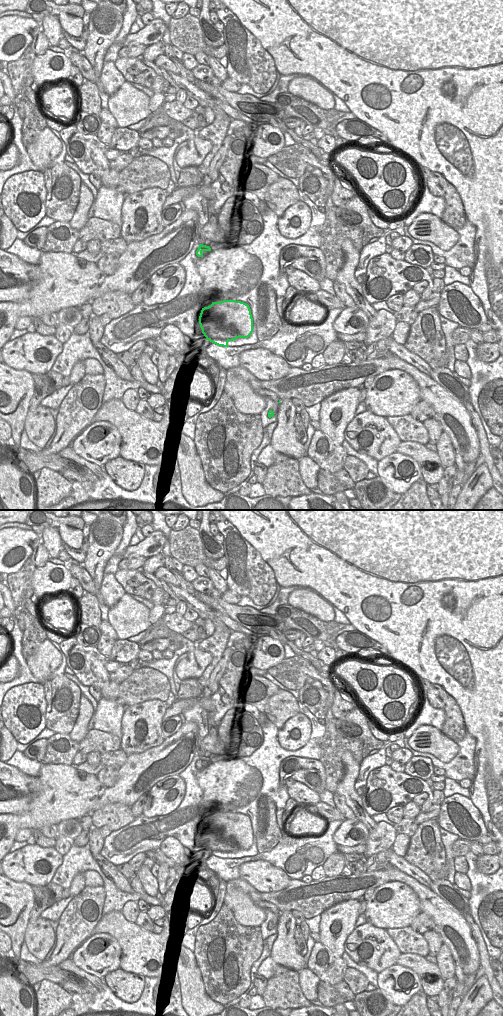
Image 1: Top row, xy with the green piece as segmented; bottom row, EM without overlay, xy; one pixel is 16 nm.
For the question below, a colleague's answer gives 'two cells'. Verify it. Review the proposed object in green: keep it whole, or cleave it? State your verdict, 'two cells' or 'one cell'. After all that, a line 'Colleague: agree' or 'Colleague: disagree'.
two cells
Colleague: agree

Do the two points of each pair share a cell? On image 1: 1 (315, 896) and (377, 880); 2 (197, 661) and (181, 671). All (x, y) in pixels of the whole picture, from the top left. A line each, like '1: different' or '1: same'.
1: same
2: same

